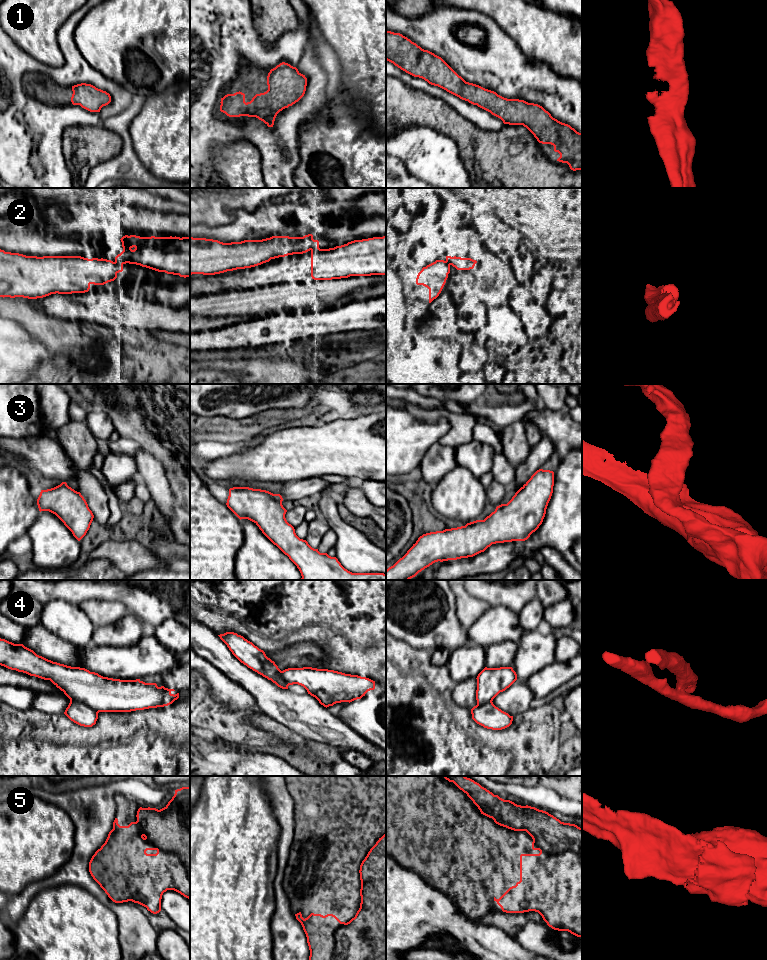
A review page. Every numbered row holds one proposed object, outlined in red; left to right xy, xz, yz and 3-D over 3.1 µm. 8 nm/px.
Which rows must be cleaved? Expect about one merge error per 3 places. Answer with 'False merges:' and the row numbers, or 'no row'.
False merges: 2, 4, 5

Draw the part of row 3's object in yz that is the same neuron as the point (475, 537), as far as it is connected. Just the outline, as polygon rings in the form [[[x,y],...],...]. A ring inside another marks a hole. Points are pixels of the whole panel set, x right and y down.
[[[539,469],[507,504],[497,506],[484,520],[423,534],[402,558],[386,570],[386,580],[410,580],[435,562],[473,557],[496,543],[527,540],[543,522],[553,486],[554,472]]]

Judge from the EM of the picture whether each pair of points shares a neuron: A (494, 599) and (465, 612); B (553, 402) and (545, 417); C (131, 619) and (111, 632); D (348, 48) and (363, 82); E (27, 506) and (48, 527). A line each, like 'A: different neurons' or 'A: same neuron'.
A: same neuron
B: different neurons
C: same neuron
D: same neuron
E: different neurons

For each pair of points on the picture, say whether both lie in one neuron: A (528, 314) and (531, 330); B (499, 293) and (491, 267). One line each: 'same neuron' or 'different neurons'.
A: same neuron
B: same neuron

